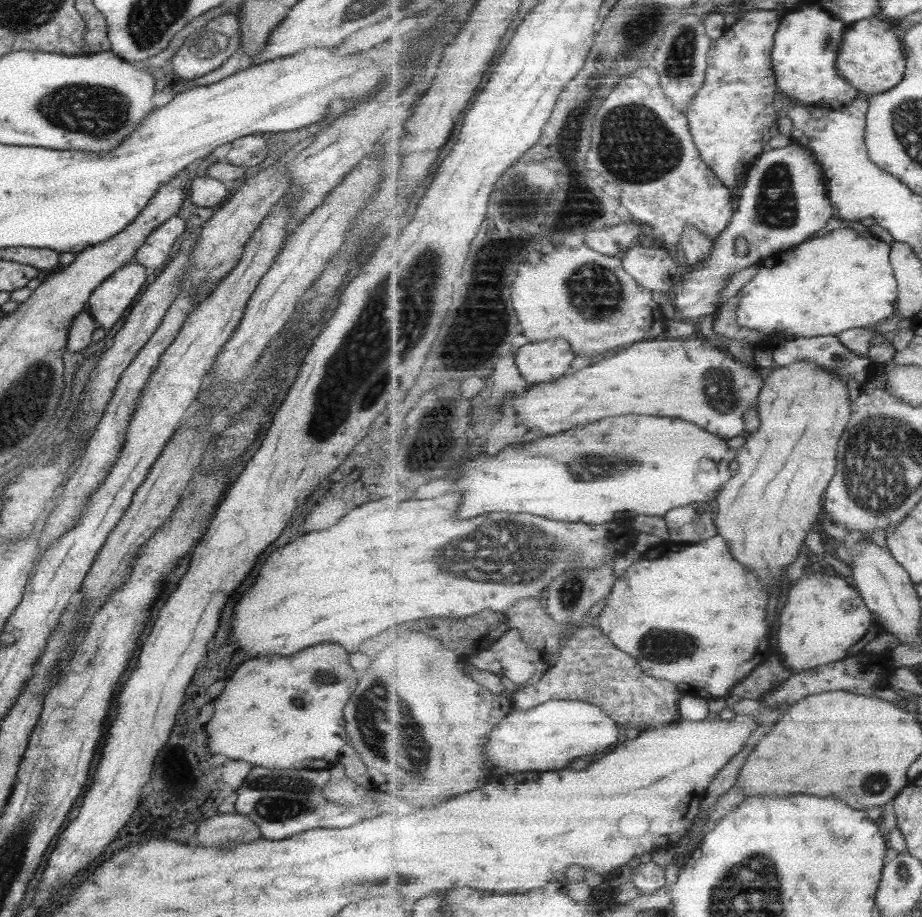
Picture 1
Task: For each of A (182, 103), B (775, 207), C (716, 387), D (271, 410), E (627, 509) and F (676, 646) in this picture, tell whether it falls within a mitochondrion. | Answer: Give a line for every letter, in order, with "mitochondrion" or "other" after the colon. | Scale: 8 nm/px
A: other
B: mitochondrion
C: mitochondrion
D: other
E: other
F: mitochondrion

